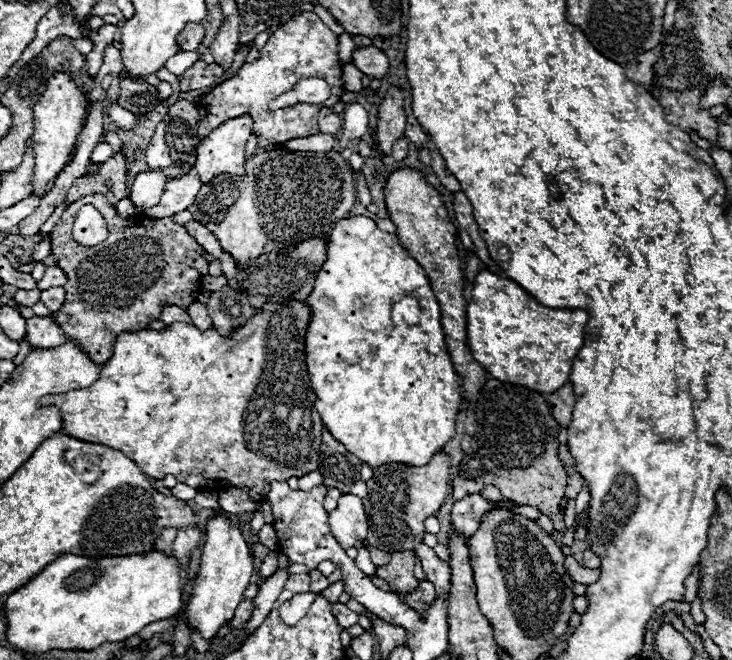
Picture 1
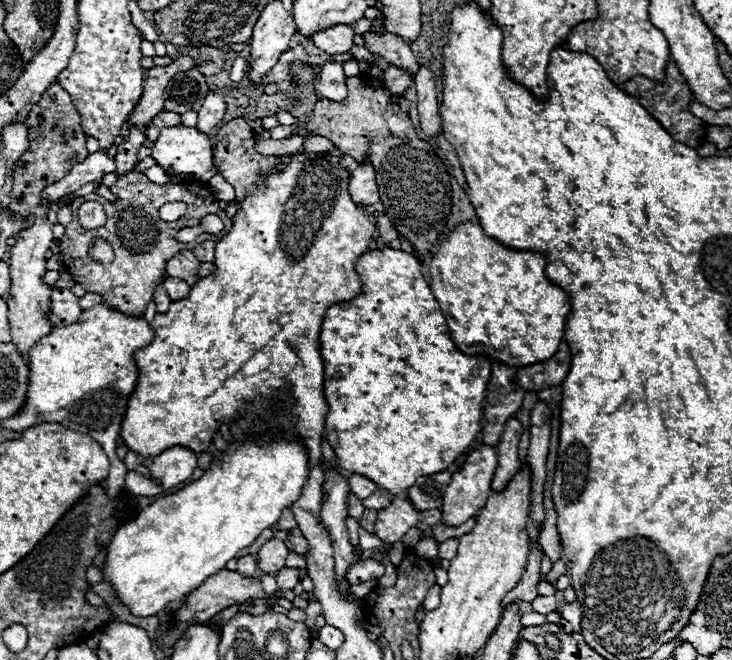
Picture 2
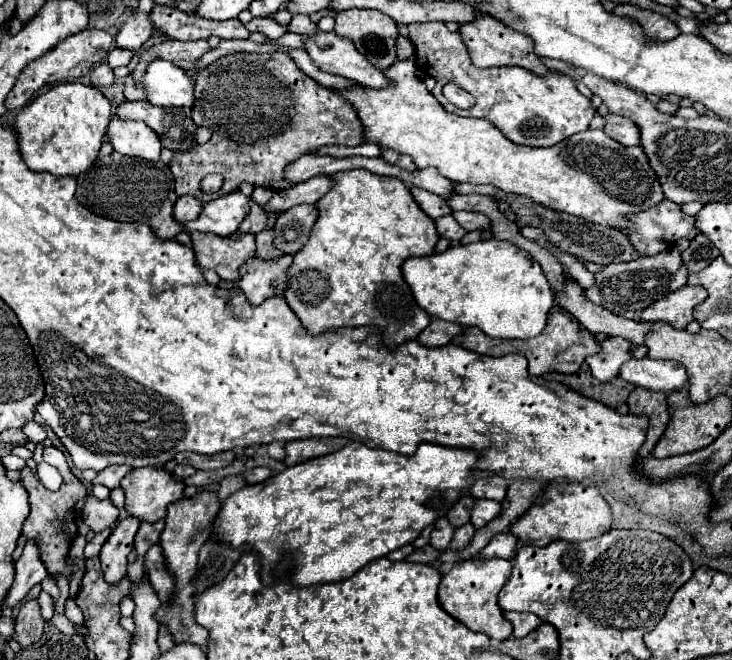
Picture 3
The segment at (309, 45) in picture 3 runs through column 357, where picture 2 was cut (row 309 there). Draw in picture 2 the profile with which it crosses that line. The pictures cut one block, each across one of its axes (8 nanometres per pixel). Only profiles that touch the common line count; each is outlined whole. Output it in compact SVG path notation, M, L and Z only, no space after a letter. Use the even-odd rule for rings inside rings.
M54 288L52 296L50 296L48 320L52 320L52 324L56 324L56 326L74 324L82 314L78 300L80 298L74 296L68 288Z

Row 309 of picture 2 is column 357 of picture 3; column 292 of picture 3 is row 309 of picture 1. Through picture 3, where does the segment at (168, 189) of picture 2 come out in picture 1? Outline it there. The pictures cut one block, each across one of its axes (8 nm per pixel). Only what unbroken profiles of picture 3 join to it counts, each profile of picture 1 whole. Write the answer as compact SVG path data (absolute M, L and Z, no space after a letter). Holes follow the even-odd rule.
M88 194L72 202L52 228L50 244L58 266L68 276L68 284L64 284L68 292L64 308L52 314L52 318L96 364L104 364L112 356L112 344L120 332L142 330L160 318L166 304L186 308L200 292L202 274L194 268L198 242L186 228L174 224L170 218L146 218L146 214L122 218L104 194ZM84 204L96 206L108 226L108 238L92 248L78 244L72 236L76 210Z

